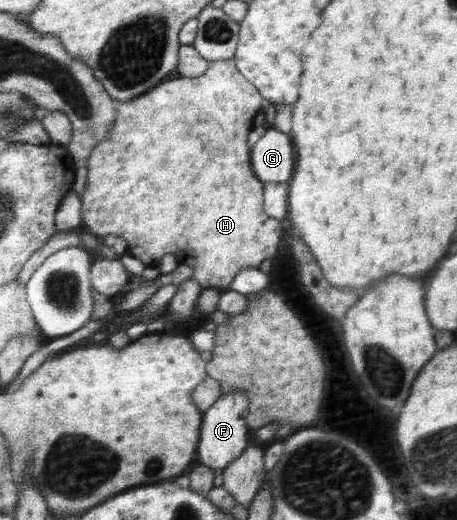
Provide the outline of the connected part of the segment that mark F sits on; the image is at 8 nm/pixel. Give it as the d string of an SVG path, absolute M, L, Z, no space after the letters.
M245 390L227 392L207 410L202 425L202 437L198 447L198 456L201 464L212 470L221 470L222 473L237 460L246 447L249 445L247 433L249 428L246 424L246 417L249 409L248 395Z

